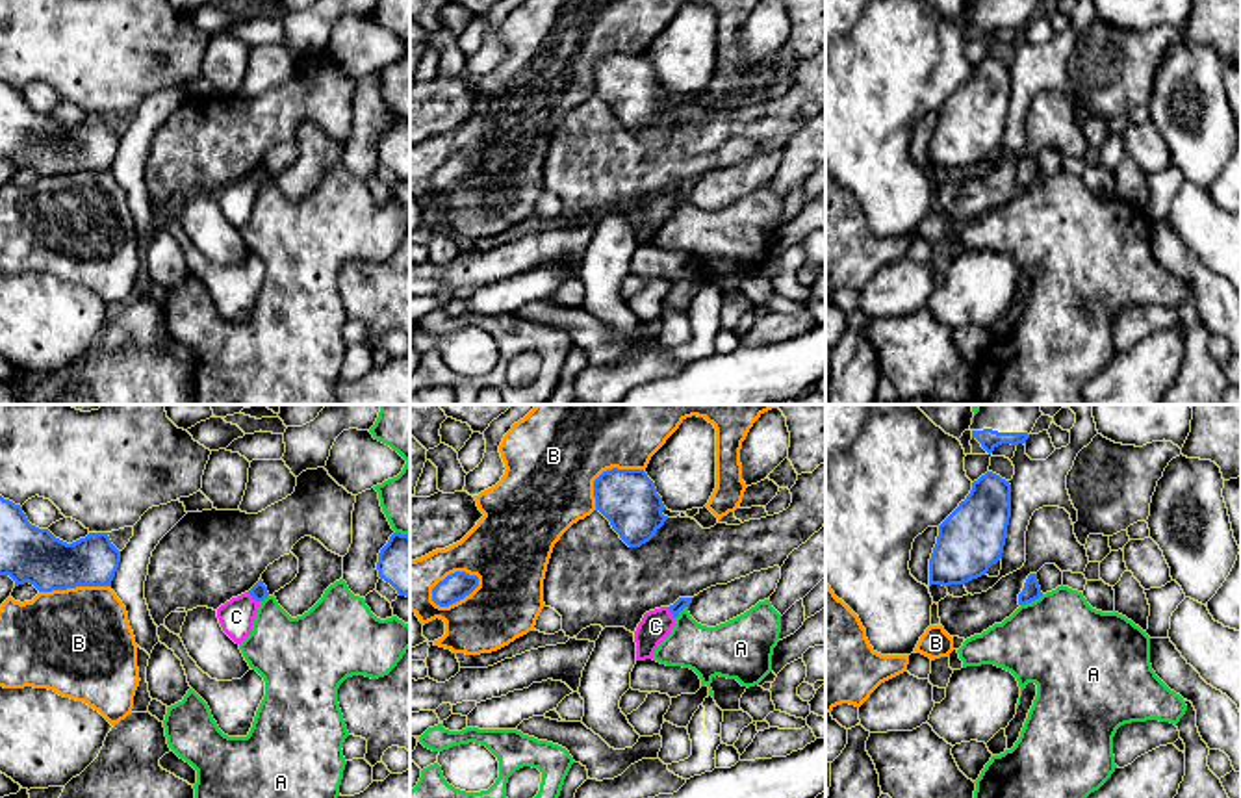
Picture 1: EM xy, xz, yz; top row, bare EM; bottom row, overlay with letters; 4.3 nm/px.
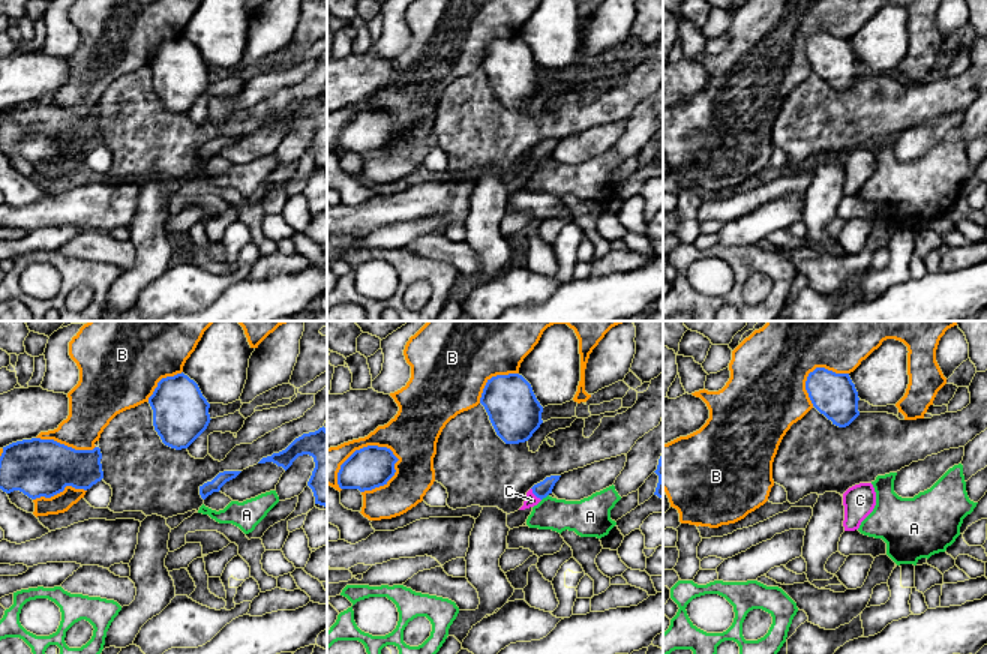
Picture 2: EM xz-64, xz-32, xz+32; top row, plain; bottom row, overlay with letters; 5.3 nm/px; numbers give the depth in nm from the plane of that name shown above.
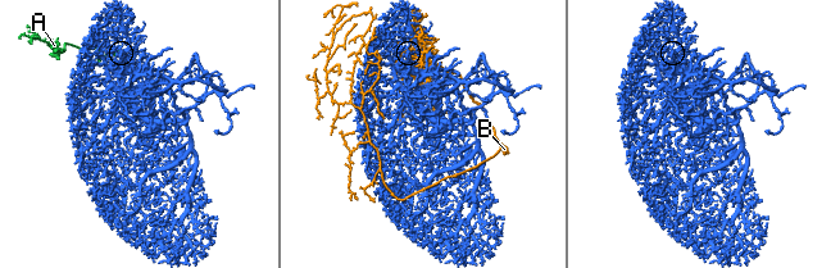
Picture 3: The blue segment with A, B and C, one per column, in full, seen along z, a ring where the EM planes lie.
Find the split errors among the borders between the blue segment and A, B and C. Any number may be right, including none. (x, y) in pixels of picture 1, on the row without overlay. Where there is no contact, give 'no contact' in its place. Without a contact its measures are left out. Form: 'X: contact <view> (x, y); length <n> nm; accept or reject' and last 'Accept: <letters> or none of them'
A: contact yz (1032, 184); length 120 nm; reject
B: contact xz (457, 184); length 240 nm; reject
C: contact xy (253, 180); length 70 nm; accept
Accept: C

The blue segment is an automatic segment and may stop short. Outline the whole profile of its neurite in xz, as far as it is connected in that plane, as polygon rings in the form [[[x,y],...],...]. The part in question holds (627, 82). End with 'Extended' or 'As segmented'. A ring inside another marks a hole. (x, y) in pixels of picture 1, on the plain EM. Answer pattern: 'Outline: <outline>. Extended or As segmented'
Outline: [[[607,54],[594,65],[599,95],[629,132],[649,126],[668,100],[655,67],[644,54]]]. As segmented

